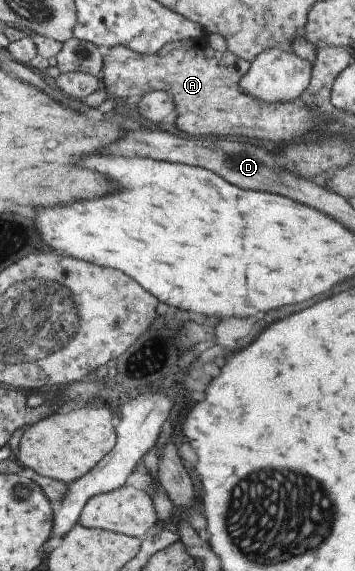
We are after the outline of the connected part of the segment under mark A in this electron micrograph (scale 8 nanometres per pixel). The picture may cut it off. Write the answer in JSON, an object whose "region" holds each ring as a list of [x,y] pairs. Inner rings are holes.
{"region":[[[197,36],[196,38],[192,39],[182,39],[177,40],[168,44],[163,45],[161,49],[158,52],[153,53],[153,55],[141,55],[135,52],[131,52],[130,49],[123,48],[121,46],[113,46],[109,49],[109,53],[107,55],[102,57],[102,71],[101,71],[101,77],[103,80],[103,87],[102,89],[107,93],[108,97],[111,97],[113,99],[117,100],[123,100],[123,99],[139,99],[142,95],[148,94],[149,92],[154,91],[166,91],[167,95],[170,96],[173,107],[175,109],[176,117],[175,117],[175,127],[178,129],[181,133],[187,133],[187,135],[191,135],[191,137],[195,138],[201,138],[201,137],[213,137],[215,139],[220,139],[220,137],[245,137],[245,139],[259,139],[259,141],[271,141],[271,143],[289,143],[293,140],[301,140],[303,139],[302,135],[311,131],[317,131],[319,133],[323,132],[323,130],[318,129],[317,127],[320,125],[323,127],[327,127],[327,125],[330,123],[328,122],[326,125],[324,125],[322,122],[316,120],[316,117],[314,116],[315,113],[317,113],[317,109],[315,108],[309,108],[308,106],[303,106],[302,102],[299,101],[299,97],[297,99],[292,100],[291,102],[285,102],[285,103],[267,103],[262,102],[259,100],[255,100],[252,97],[246,96],[244,93],[241,93],[238,88],[238,81],[240,80],[240,77],[248,70],[248,61],[245,61],[244,59],[241,59],[240,57],[237,57],[236,55],[233,55],[230,51],[225,52],[216,52],[215,50],[209,48],[206,37],[205,36]]]}

